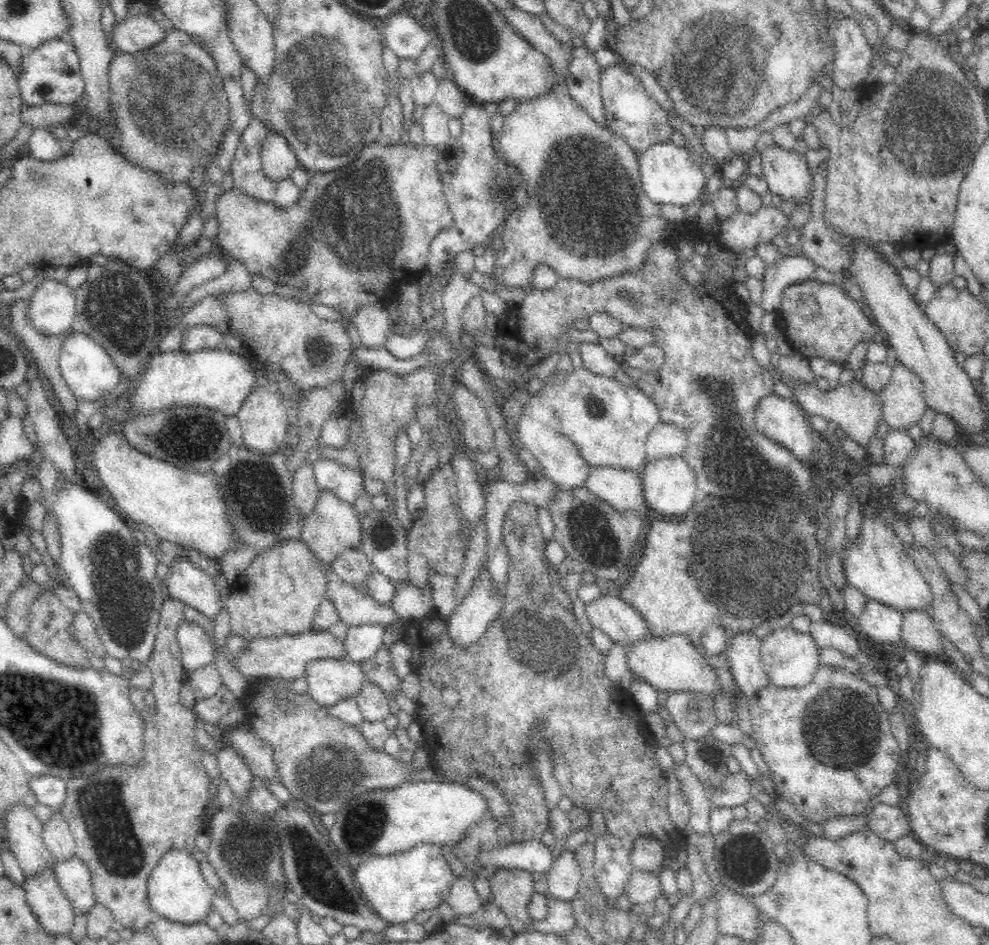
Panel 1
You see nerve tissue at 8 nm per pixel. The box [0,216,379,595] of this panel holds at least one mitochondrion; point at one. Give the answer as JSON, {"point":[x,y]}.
{"point":[113,304]}

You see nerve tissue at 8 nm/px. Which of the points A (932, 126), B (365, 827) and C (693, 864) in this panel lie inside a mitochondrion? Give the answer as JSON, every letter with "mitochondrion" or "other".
{"A":"mitochondrion","B":"mitochondrion","C":"other"}

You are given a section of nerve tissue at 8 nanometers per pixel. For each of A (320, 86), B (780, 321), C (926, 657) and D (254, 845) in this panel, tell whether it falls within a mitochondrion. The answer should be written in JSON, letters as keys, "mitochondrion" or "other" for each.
{"A":"mitochondrion","B":"other","C":"other","D":"mitochondrion"}

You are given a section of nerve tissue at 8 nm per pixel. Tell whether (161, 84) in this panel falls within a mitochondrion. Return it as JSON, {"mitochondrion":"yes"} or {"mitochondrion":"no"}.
{"mitochondrion":"yes"}

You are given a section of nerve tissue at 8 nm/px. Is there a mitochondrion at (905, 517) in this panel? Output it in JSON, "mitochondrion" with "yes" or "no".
{"mitochondrion":"no"}

